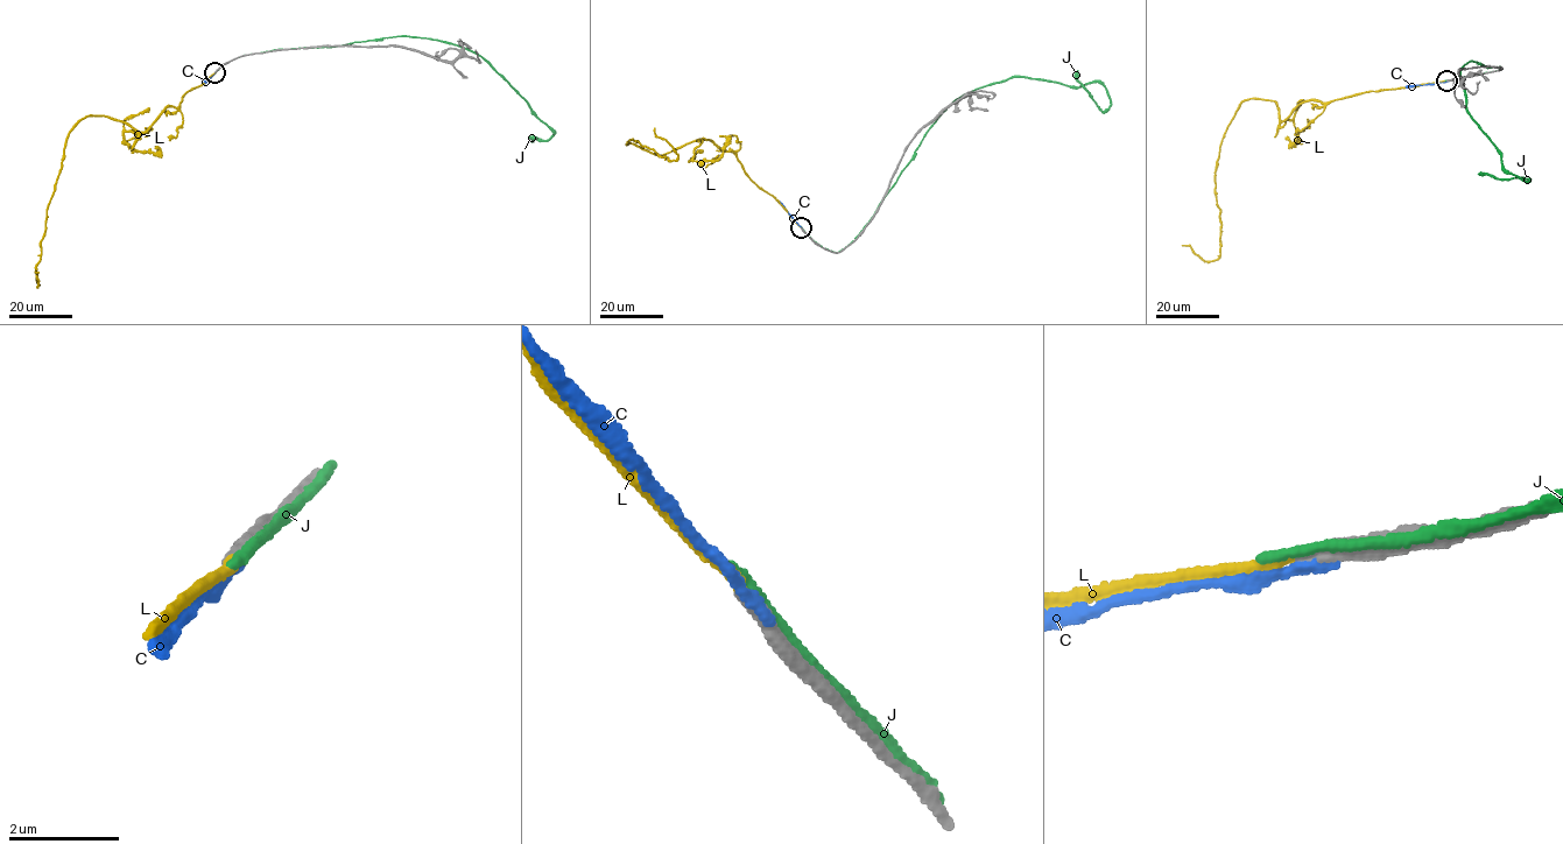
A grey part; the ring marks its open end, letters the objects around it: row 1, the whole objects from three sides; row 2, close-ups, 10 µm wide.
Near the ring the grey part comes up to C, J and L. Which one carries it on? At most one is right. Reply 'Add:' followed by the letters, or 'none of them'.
Add: L

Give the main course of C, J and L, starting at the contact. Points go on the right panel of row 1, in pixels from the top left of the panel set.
C: (1448, 81), (1406, 86)
J: (1454, 78), (1501, 67), (1472, 61), (1462, 68), (1466, 107), (1505, 169), (1528, 181), (1478, 174)
L: (1448, 81), (1307, 100), (1279, 120), (1274, 102), (1243, 100), (1215, 173), (1219, 255), (1205, 261), (1182, 245)

